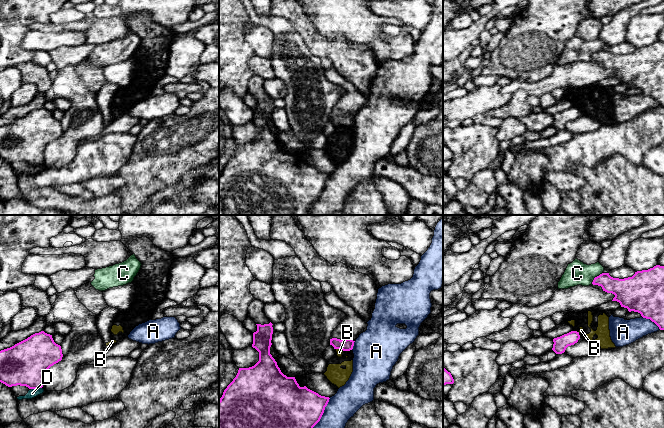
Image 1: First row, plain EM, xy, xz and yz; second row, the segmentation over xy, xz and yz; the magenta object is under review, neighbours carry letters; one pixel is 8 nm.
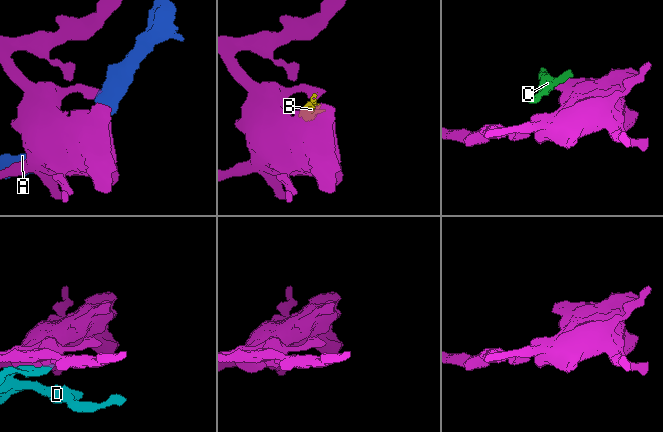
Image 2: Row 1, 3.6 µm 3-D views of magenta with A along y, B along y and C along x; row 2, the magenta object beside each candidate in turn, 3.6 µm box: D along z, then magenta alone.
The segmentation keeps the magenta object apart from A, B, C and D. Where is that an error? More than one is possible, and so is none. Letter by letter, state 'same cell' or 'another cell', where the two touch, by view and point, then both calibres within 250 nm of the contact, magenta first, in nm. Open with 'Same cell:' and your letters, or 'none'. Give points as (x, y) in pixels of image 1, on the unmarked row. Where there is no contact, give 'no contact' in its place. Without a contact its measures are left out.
Same cell: none
A: another cell | xz (320, 194) | 440/220 nm
B: another cell | xz (340, 125) | 100/50 nm
C: another cell | yz (595, 53) | 170/190 nm
D: another cell | xy (36, 164) | 340/70 nm

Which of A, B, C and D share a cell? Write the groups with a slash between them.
A / B / C / D

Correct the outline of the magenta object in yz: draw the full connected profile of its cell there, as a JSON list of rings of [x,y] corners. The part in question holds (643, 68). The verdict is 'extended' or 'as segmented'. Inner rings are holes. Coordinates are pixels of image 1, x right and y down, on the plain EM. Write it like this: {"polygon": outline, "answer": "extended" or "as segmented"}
{"polygon": [[[656,41],[648,46],[637,47],[632,53],[624,55],[602,49],[594,54],[592,60],[614,70],[612,77],[619,78],[621,83],[627,84],[629,88],[640,89],[643,94],[650,95],[660,106],[664,106],[664,42]]], "answer": "as segmented"}

